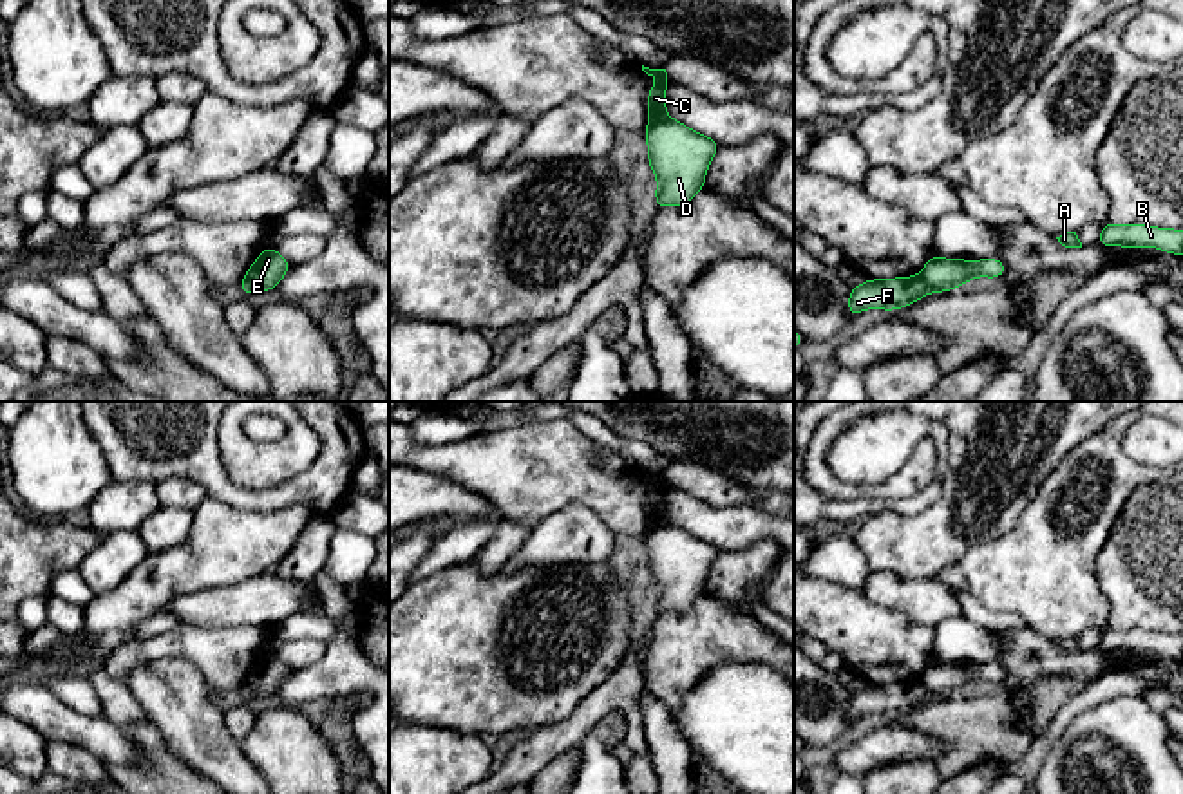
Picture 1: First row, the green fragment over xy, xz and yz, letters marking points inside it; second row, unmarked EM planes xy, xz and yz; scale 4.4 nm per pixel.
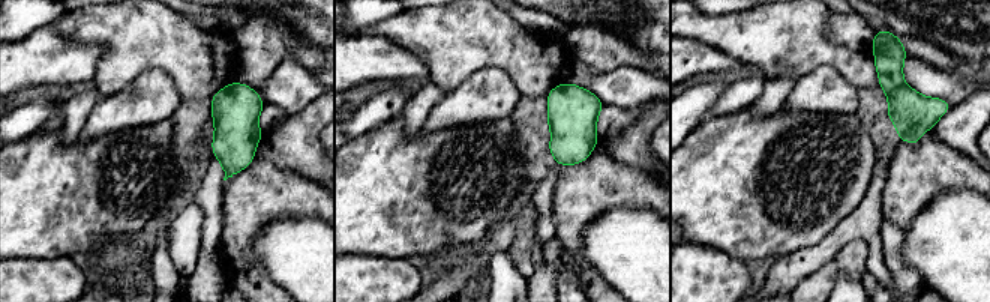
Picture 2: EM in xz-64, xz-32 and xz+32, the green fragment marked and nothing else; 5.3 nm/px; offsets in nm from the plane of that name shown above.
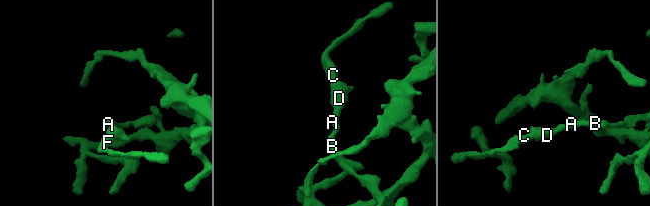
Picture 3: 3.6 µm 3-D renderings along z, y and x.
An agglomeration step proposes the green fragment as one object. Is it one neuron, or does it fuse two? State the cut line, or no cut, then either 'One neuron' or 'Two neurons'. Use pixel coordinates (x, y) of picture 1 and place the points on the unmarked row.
Split along xz (668, 523), (648, 532). Two neurons

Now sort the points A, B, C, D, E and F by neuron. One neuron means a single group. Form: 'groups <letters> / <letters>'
groups A B D E / C F

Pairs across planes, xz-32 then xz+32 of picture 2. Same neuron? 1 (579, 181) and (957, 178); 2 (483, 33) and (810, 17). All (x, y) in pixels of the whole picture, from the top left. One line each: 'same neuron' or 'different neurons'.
1: same neuron
2: same neuron

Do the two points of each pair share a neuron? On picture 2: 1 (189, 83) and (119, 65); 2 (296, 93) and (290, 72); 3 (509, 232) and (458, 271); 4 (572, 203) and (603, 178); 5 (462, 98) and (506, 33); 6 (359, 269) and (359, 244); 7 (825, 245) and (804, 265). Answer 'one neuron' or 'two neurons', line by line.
1: one neuron
2: one neuron
3: one neuron
4: one neuron
5: two neurons
6: two neurons
7: one neuron

